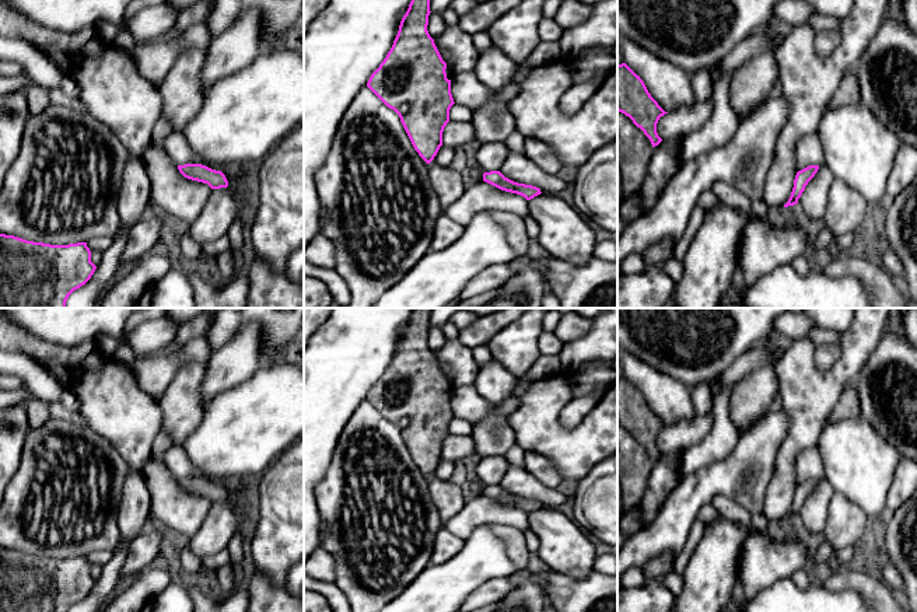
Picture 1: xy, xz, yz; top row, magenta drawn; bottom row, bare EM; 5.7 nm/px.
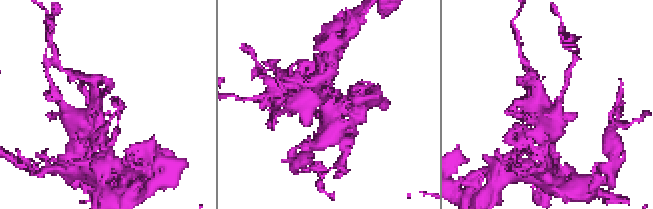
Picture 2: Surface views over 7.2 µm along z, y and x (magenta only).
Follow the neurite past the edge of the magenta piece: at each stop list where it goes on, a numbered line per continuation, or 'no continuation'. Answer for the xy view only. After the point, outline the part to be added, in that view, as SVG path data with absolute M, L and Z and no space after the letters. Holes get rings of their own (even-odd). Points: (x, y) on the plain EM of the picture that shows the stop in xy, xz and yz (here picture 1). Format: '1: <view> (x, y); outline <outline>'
no continuation

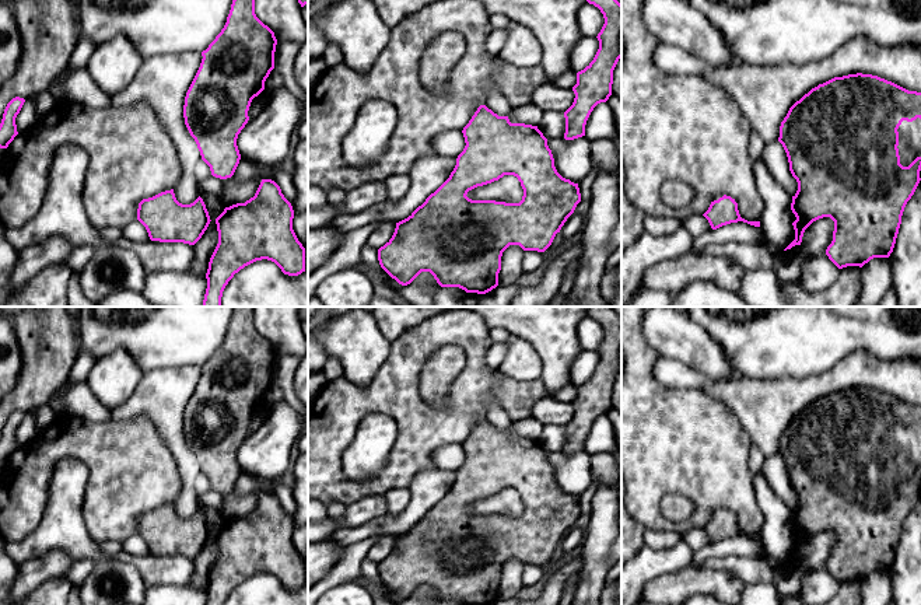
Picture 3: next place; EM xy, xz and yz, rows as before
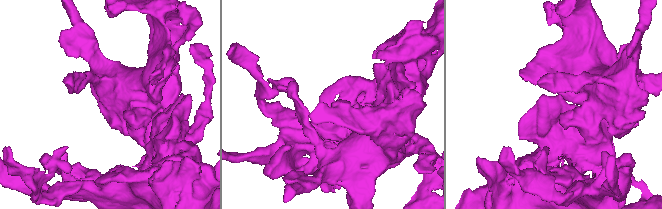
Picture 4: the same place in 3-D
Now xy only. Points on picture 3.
no continuation

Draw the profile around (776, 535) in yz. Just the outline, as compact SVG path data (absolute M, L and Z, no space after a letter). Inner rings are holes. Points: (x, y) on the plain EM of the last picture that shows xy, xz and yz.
M753 473L756 501L763 513L760 541L764 546L767 563L784 564L794 553L795 543L791 534L792 511L770 487L764 473Z

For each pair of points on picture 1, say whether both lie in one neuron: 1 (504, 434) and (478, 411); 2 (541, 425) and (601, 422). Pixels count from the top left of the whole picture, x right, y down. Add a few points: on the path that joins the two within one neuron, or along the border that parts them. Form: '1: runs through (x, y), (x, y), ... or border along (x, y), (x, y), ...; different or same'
1: border along (507, 415), (487, 415), (473, 426); different
2: runs through (556, 436), (585, 436); same

